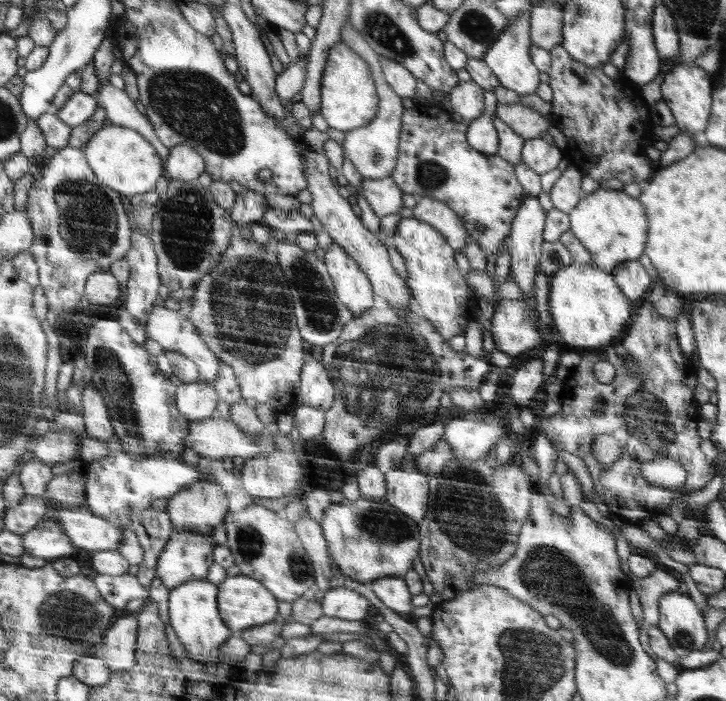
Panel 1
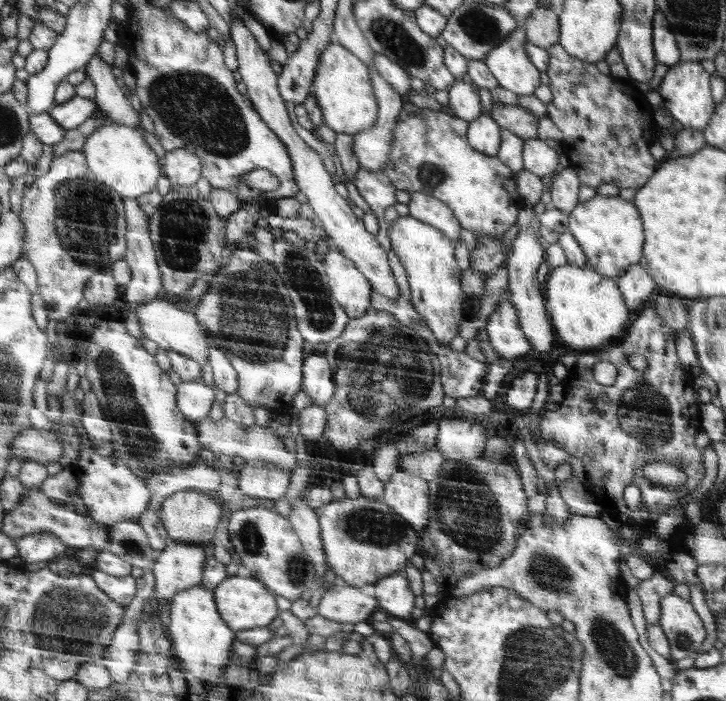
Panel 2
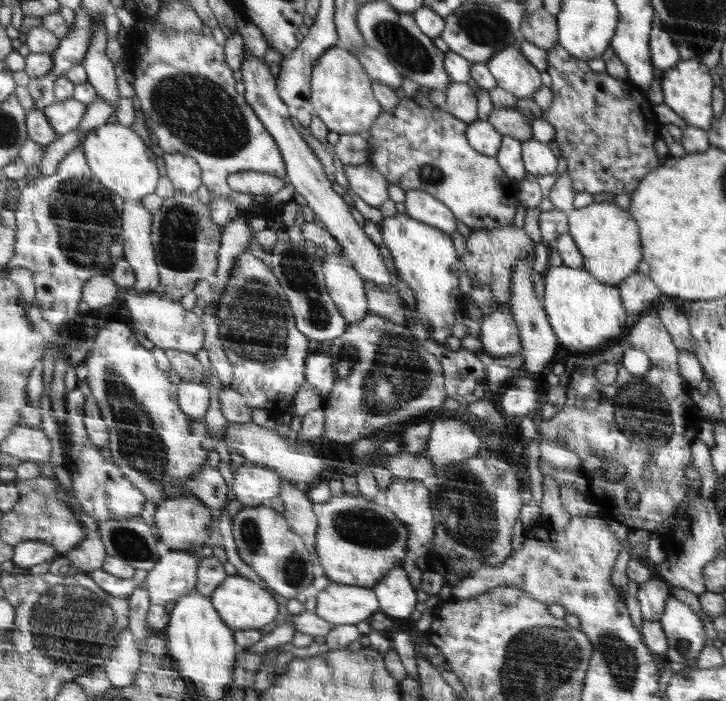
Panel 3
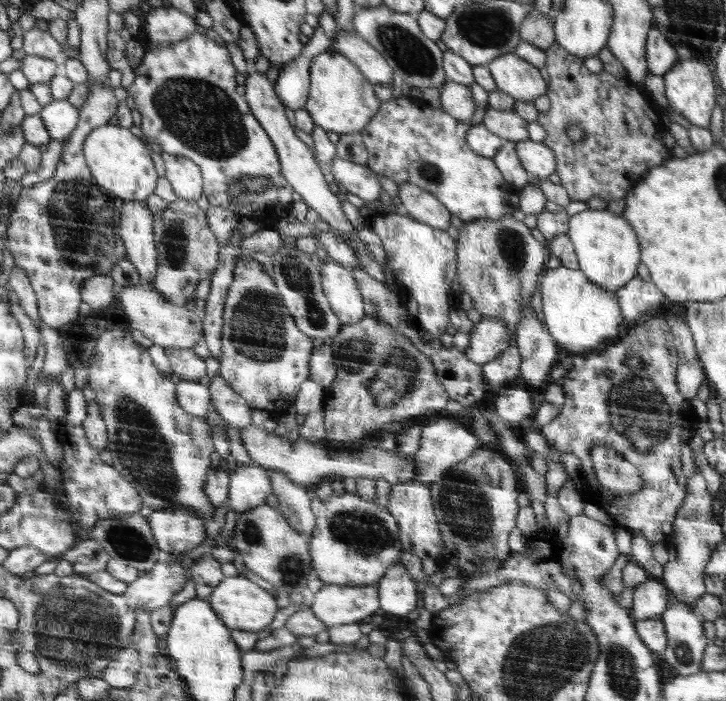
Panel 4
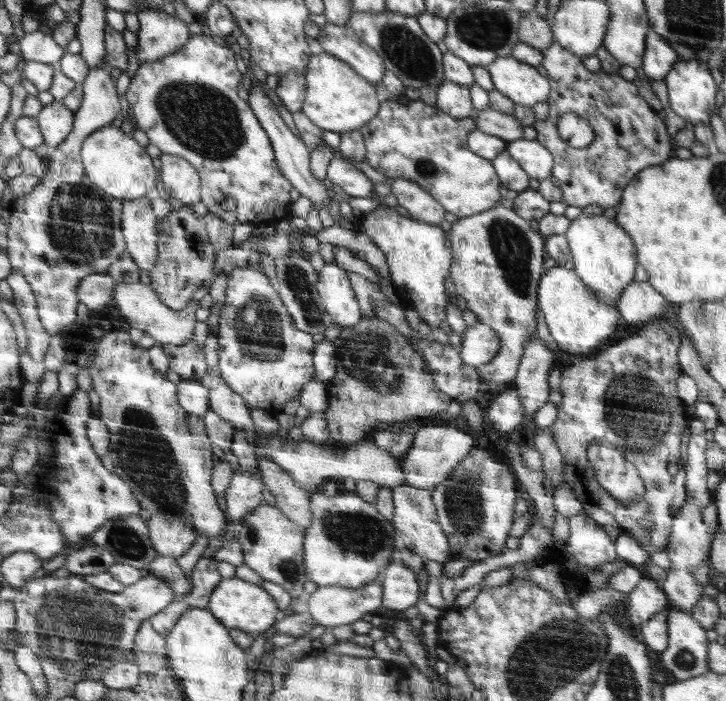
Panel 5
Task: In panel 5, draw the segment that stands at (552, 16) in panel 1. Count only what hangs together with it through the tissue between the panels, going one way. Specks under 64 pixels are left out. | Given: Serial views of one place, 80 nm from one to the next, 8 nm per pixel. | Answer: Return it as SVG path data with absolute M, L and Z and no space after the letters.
M536 8L529 10L521 18L517 36L519 42L541 51L555 43L549 19L541 17Z

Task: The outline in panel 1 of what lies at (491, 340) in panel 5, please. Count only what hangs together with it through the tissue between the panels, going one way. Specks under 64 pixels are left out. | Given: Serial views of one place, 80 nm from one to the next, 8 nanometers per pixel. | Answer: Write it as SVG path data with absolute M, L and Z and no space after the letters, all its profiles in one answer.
M502 299L494 309L490 330L499 350L516 357L540 346L535 316L524 301Z

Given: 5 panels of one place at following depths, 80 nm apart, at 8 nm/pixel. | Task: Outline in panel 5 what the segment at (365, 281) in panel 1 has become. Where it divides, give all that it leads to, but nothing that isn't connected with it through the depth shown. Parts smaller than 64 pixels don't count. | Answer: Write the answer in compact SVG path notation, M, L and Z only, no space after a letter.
M325 263L317 275L317 291L333 321L340 327L358 324L362 314L347 271L336 263Z

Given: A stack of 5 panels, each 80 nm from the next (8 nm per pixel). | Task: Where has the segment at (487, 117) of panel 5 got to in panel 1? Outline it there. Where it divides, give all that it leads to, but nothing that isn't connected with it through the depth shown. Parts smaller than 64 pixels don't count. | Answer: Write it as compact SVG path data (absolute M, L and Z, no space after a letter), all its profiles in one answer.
M497 103L495 114L525 140L541 137L550 128L550 120L522 103Z

